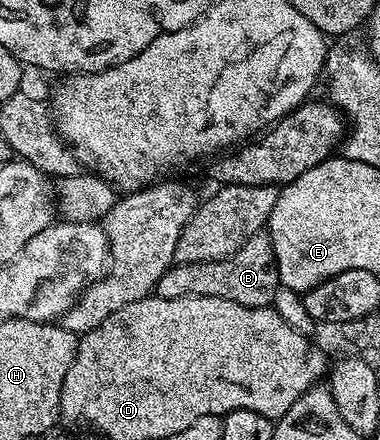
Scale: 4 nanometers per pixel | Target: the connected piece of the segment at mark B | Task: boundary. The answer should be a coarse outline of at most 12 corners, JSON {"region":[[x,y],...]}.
{"region":[[271,237],[229,258],[172,264],[161,298],[212,296],[265,308],[281,287]]}

